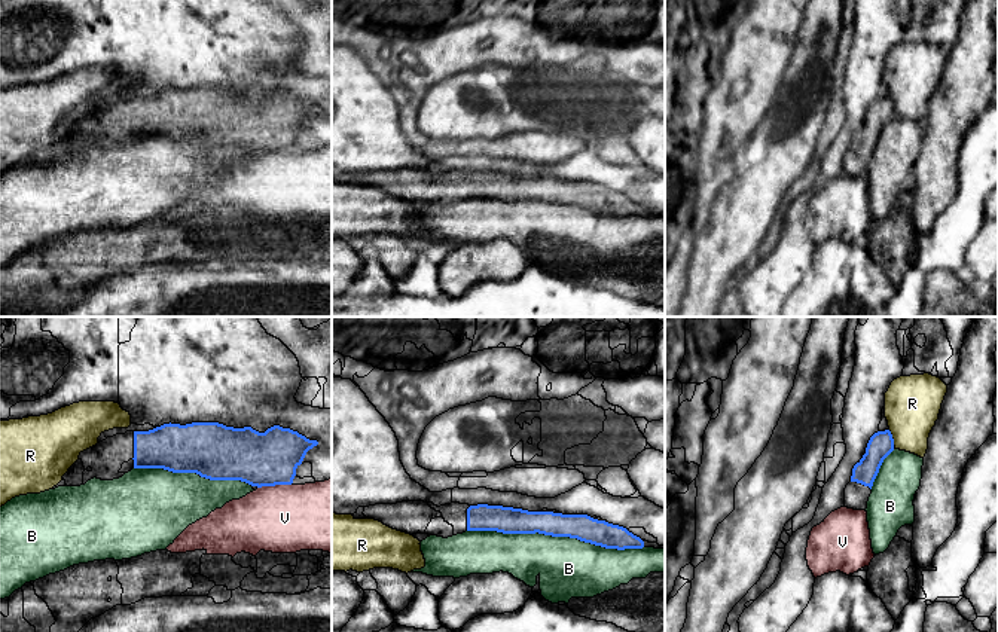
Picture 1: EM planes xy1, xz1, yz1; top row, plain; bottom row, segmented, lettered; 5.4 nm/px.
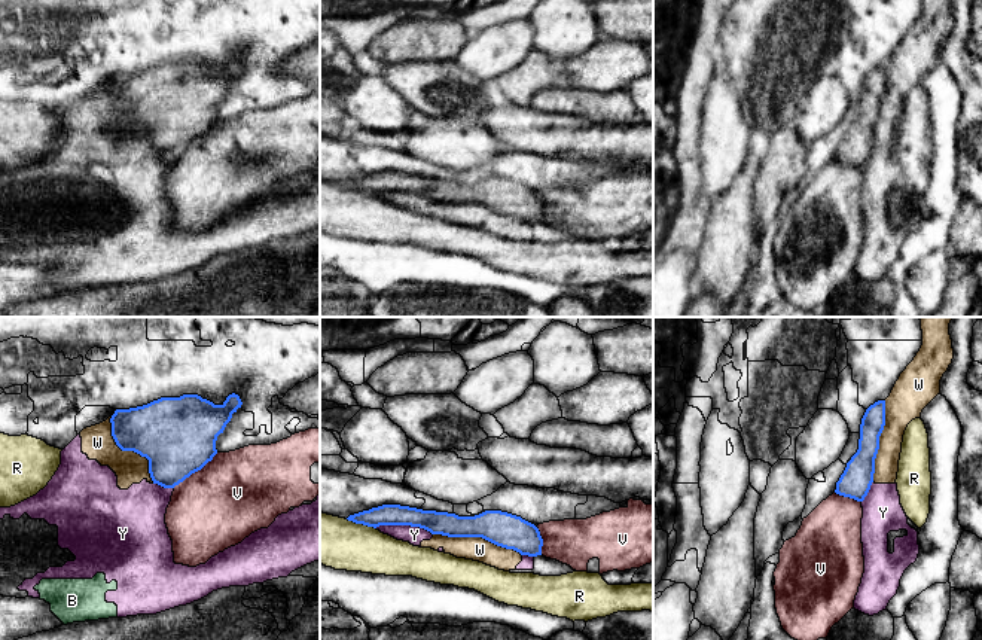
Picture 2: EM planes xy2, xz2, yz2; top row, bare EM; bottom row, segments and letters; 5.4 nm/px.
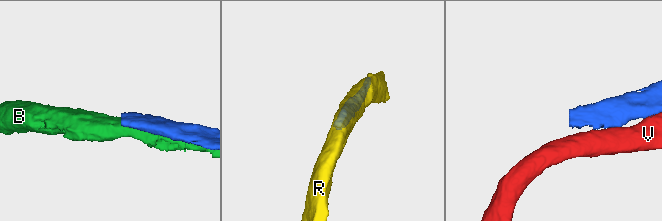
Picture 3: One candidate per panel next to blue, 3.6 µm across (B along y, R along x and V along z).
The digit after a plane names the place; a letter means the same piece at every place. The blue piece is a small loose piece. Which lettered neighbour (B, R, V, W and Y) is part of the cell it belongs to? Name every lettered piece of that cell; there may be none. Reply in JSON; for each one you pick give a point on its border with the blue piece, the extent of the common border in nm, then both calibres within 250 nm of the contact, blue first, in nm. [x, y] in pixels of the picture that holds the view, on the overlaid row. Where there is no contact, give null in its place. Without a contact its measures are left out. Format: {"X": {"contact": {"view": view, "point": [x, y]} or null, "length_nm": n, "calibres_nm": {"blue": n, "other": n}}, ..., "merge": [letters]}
{"merge": []}

